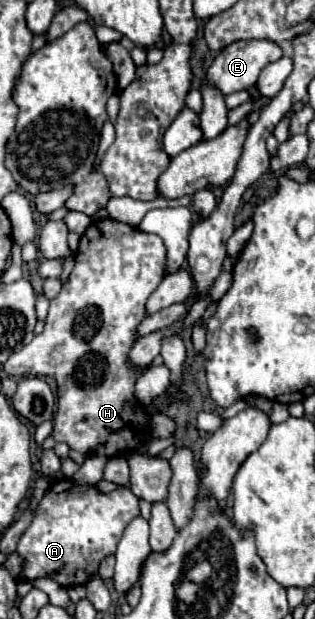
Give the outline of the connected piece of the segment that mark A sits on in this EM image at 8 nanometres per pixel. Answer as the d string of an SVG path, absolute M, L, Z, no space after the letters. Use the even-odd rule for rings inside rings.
M70 479L52 483L16 547L24 559L22 579L50 577L64 587L86 583L90 575L96 575L100 561L116 551L126 525L138 515L138 499L130 489L100 493L94 485L76 485Z

